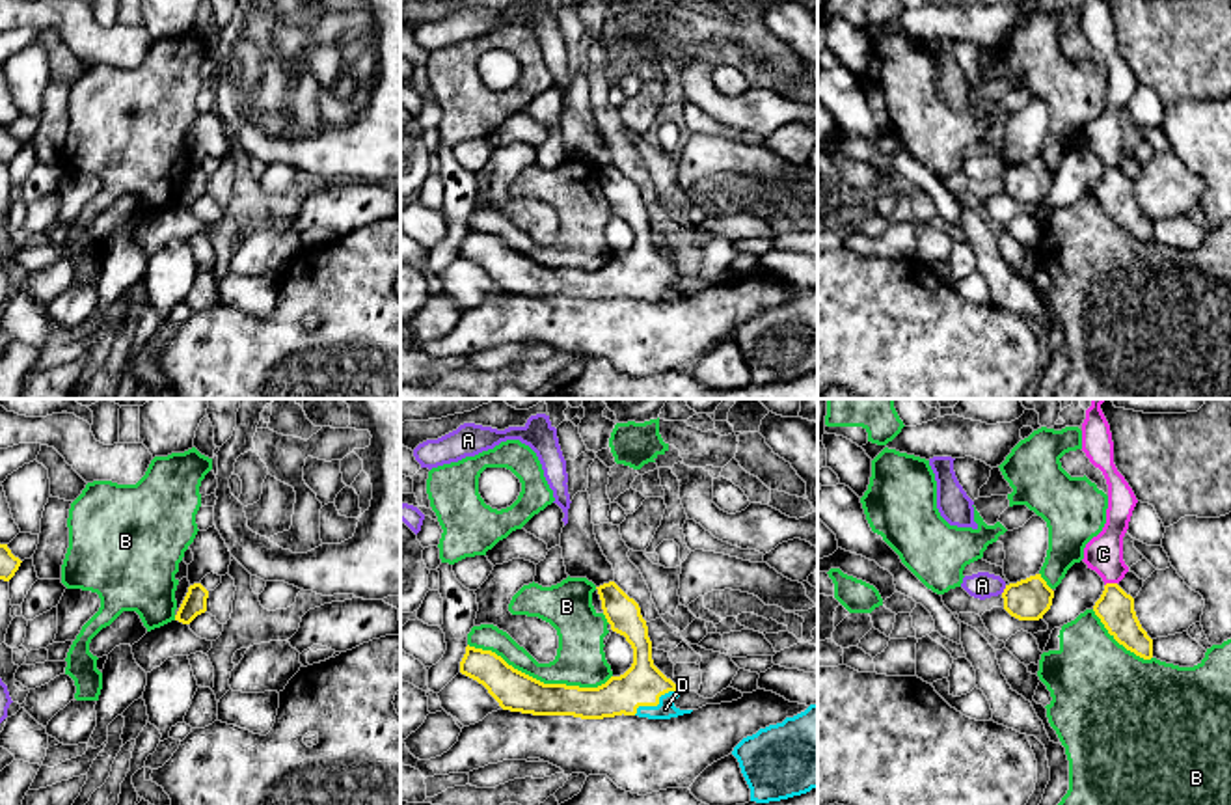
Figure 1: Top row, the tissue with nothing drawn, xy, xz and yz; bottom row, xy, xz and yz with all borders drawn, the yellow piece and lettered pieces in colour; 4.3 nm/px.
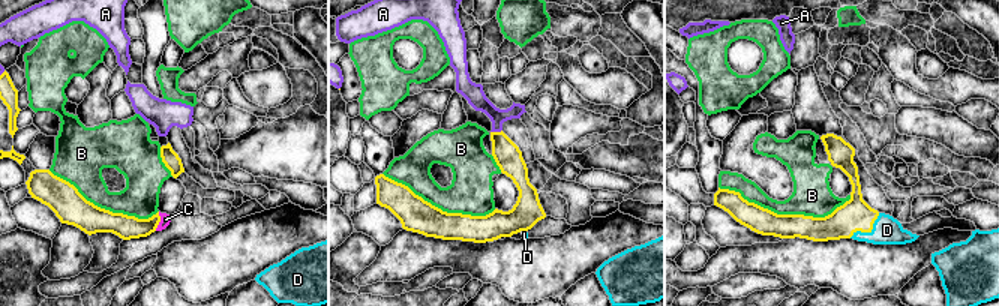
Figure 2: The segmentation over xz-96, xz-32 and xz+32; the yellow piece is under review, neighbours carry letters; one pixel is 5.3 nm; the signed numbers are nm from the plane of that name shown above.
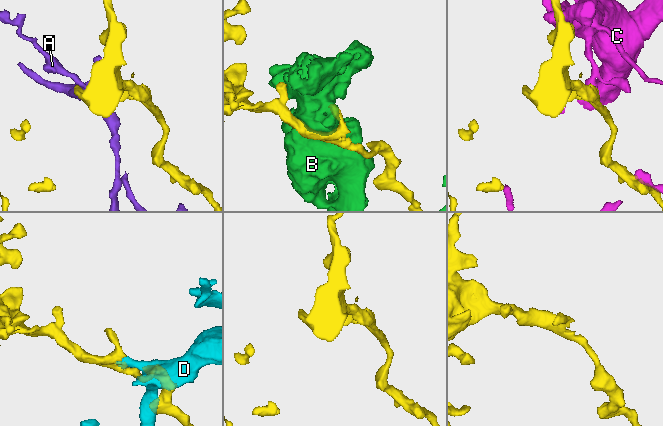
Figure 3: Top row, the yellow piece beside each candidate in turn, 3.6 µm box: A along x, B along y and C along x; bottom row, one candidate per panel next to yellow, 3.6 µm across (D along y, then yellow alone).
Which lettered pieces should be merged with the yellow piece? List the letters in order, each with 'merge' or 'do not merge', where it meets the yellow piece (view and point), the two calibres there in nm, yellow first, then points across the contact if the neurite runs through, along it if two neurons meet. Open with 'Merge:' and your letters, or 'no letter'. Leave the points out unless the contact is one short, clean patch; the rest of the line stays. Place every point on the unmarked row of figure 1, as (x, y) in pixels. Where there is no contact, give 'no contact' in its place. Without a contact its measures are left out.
Merge: D
A: do not merge | yz (1004, 172) | 180/120 nm
B: do not merge | xz (539, 263) | 170/220 nm
C: do not merge | yz (1110, 166) | 160/160 nm
D: merge | xz (656, 287) | 180/80 nm | across xz (643, 267), (656, 287), (665, 291)

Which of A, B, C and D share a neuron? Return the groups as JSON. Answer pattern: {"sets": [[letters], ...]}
{"sets": [["A"], ["B"], ["C"], ["D"]]}

